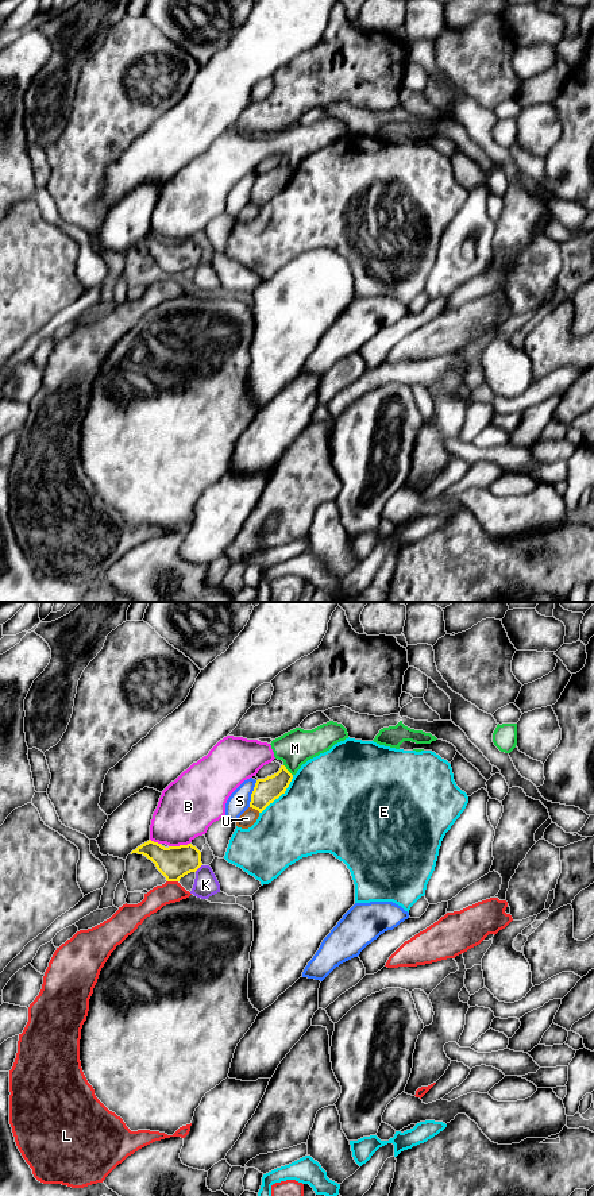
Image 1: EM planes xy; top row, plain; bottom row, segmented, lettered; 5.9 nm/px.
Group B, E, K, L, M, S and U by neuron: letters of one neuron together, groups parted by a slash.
B M / E / K / L / S / U

